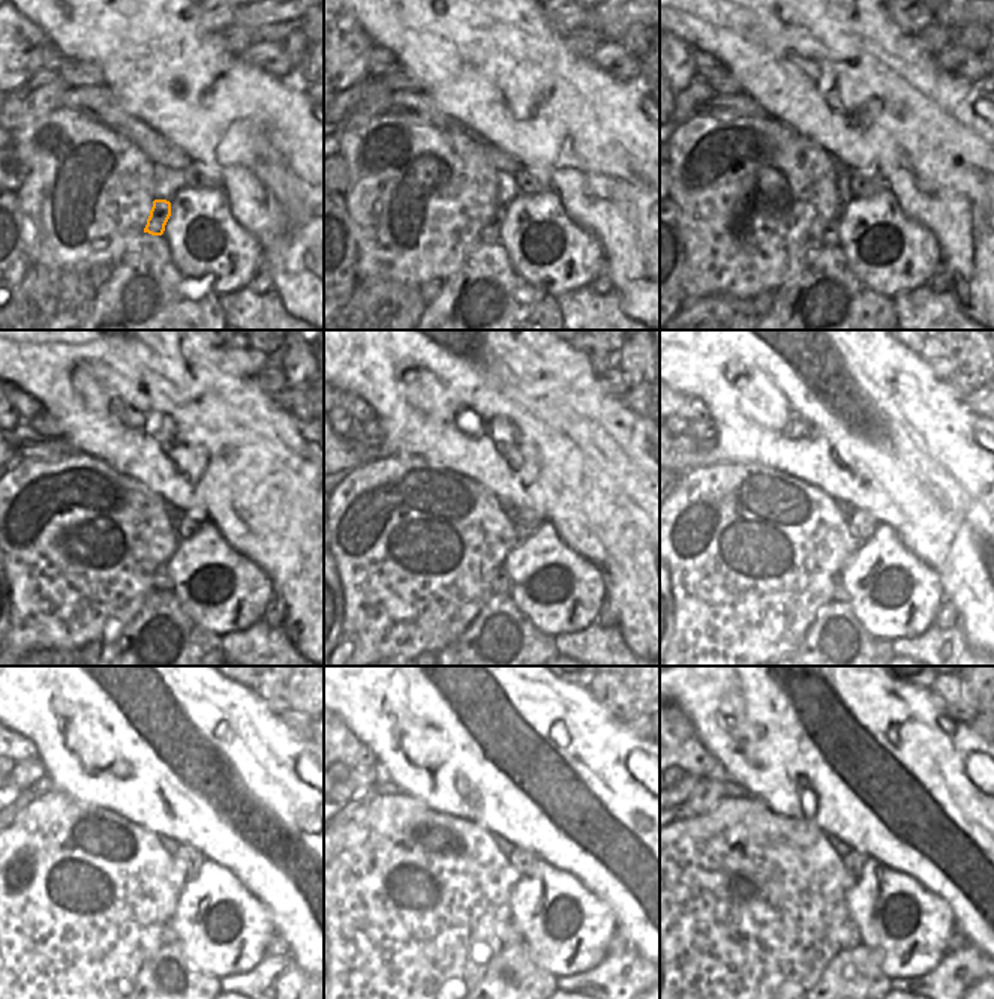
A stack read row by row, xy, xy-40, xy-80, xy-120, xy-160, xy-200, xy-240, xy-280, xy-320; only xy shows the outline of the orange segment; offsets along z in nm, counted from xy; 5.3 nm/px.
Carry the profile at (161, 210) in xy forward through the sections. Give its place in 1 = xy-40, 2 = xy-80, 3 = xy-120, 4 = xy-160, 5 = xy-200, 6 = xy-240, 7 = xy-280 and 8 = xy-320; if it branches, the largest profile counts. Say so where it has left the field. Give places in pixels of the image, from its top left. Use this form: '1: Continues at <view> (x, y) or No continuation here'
1: Continues at xy-40 (491, 234)
2: Continues at xy-80 (831, 239)
3: Continues at xy-120 (162, 579)
4: Continues at xy-160 (499, 581)
5: Continues at xy-200 (840, 594)
6: Continues at xy-240 (168, 935)
7: Continues at xy-280 (508, 933)
8: Continues at xy-320 (850, 935)

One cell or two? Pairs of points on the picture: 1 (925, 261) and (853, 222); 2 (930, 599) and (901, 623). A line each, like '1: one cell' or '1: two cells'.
1: one cell
2: one cell

